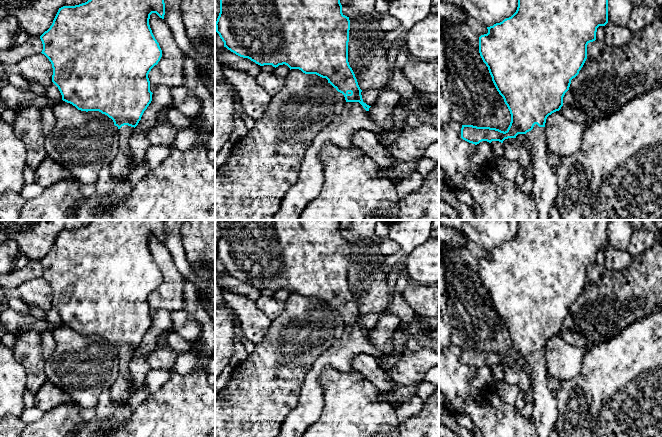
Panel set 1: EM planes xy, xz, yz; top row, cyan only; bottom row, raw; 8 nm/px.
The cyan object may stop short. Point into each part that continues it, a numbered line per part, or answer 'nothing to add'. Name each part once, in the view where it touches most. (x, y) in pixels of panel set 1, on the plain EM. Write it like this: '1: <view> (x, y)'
1: yz (545, 412)

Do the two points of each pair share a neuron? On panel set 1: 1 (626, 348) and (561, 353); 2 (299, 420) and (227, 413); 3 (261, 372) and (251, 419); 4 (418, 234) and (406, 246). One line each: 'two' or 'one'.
1: two
2: two
3: one
4: one

